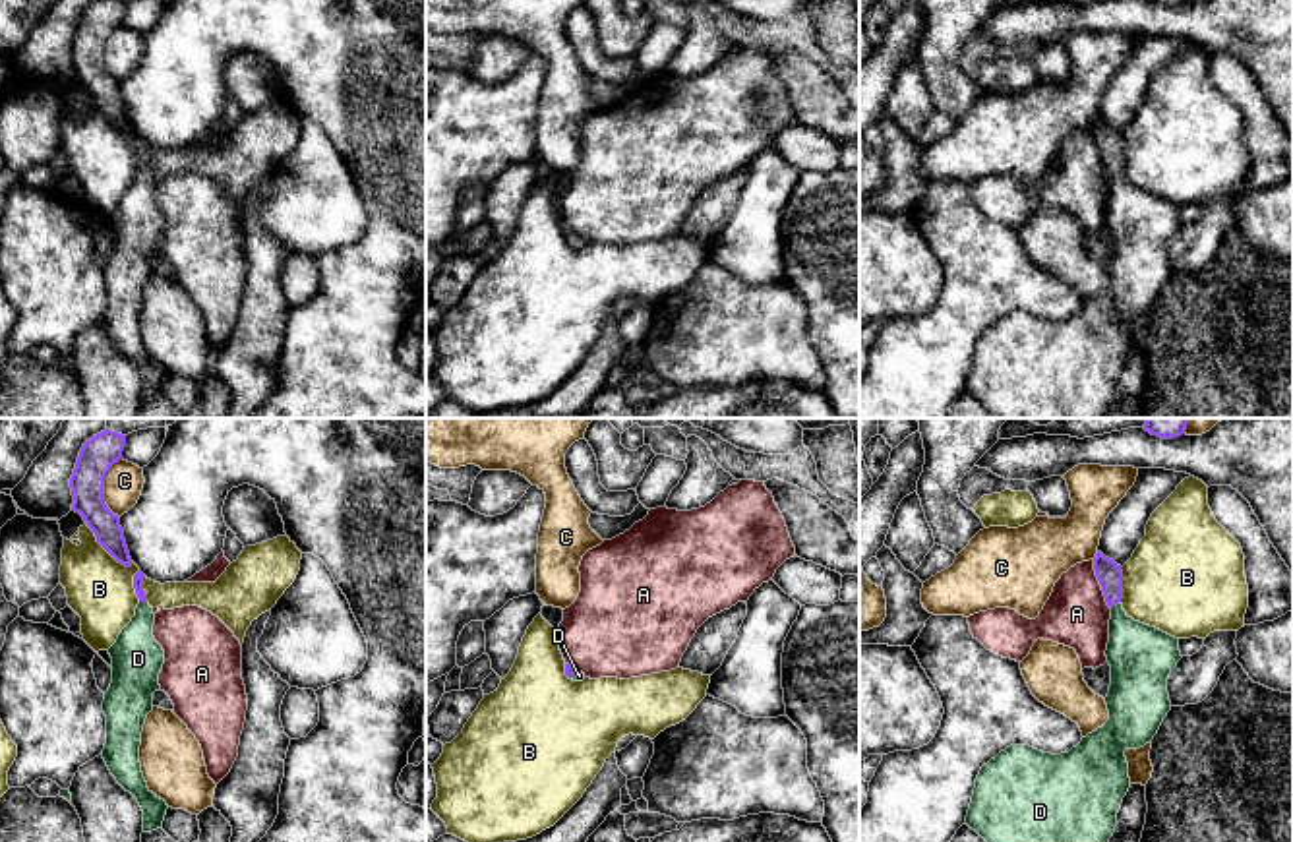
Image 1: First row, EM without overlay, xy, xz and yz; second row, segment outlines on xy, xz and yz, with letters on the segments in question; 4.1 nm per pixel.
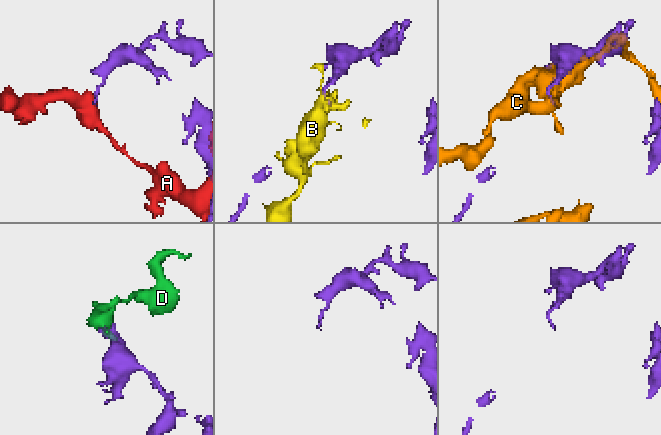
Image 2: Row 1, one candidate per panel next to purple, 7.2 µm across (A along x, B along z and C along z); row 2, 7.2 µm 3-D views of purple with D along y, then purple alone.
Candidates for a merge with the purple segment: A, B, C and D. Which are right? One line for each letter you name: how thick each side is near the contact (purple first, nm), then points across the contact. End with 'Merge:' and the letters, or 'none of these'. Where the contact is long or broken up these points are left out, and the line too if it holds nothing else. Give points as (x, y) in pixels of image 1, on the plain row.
D: Thickness 110 nm (purple) against 260 nm. Path across: yz (1110, 142), (1115, 169), (1119, 190), (1141, 223)
Merge: D

